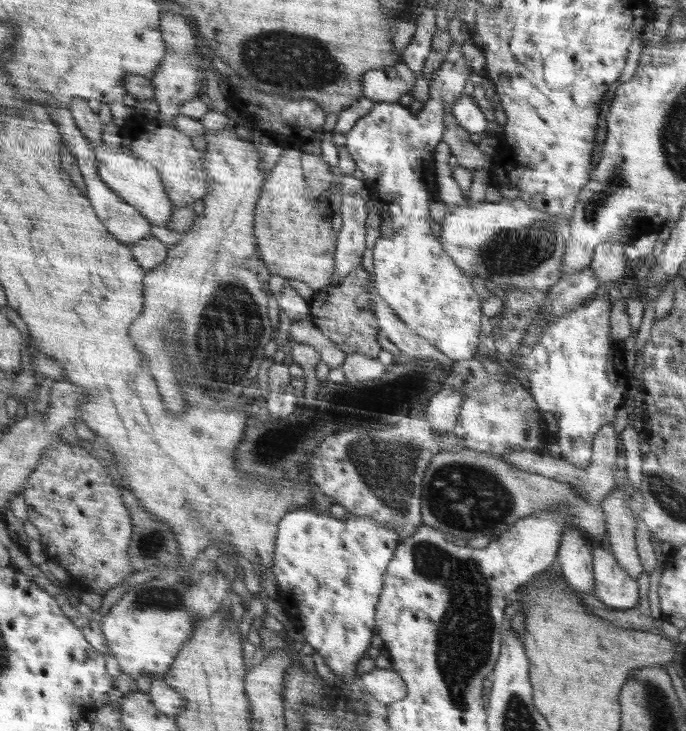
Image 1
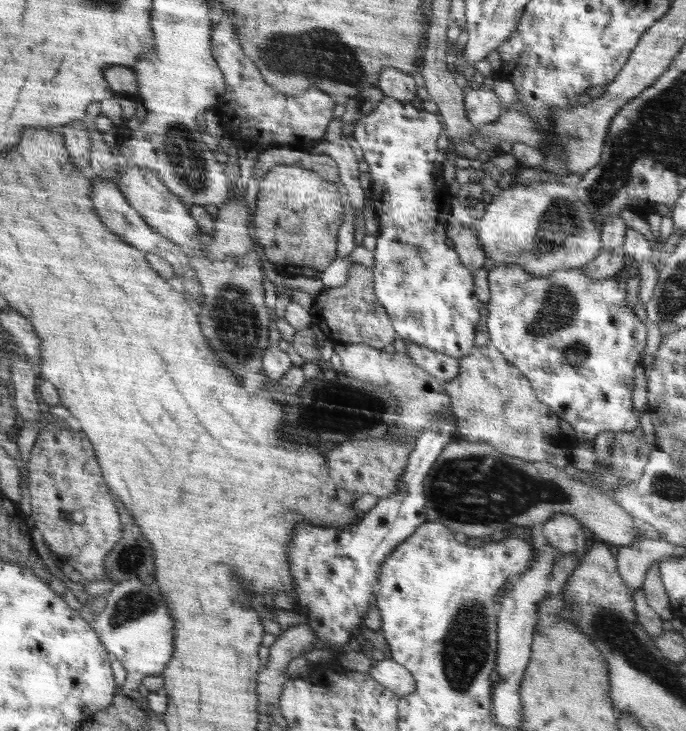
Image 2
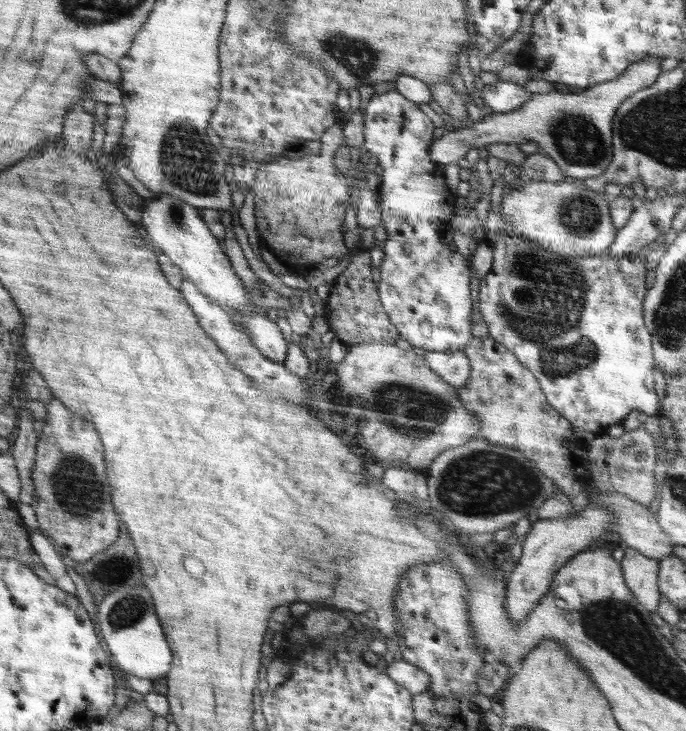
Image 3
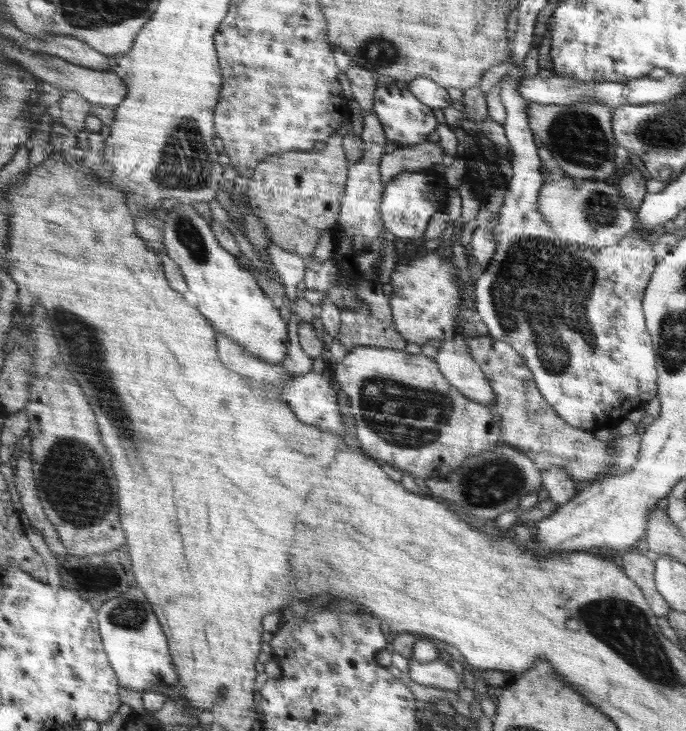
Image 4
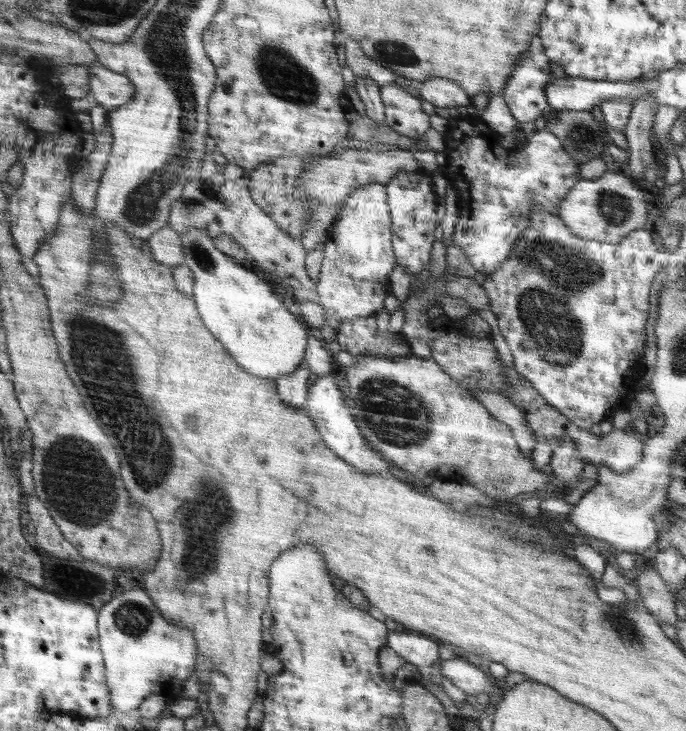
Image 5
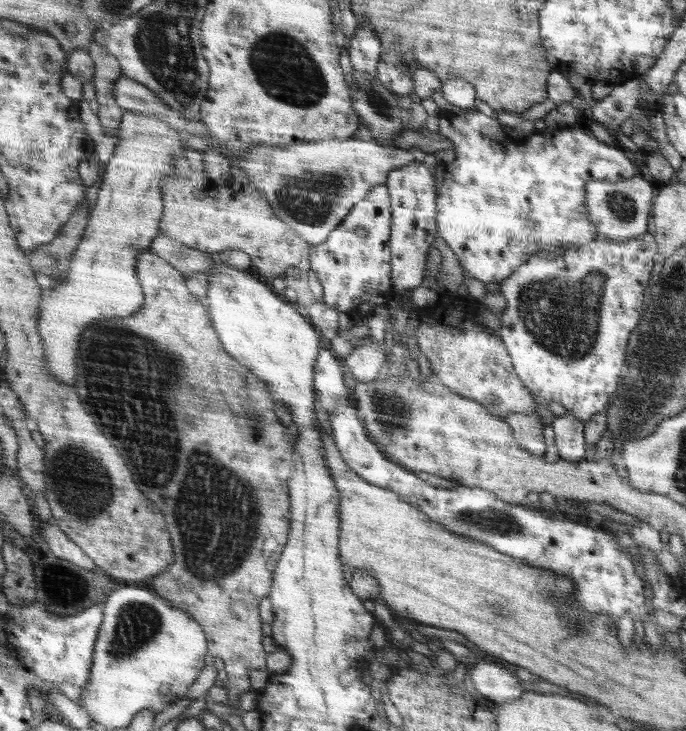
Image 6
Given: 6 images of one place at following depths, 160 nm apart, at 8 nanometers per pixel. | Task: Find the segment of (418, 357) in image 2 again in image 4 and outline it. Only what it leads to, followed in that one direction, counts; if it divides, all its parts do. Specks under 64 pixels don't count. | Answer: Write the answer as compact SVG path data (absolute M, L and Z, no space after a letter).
M456 334L442 341L434 359L452 386L469 399L491 406L494 393L479 364L472 358L464 337Z

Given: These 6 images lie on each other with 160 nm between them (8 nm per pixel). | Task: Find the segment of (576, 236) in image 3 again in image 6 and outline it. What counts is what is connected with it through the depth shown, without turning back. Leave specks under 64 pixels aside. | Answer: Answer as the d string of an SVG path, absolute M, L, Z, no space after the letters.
M641 175L623 181L591 181L586 186L587 214L594 222L599 236L613 241L625 241L640 237L646 232L650 220L650 208L654 200L654 188Z

